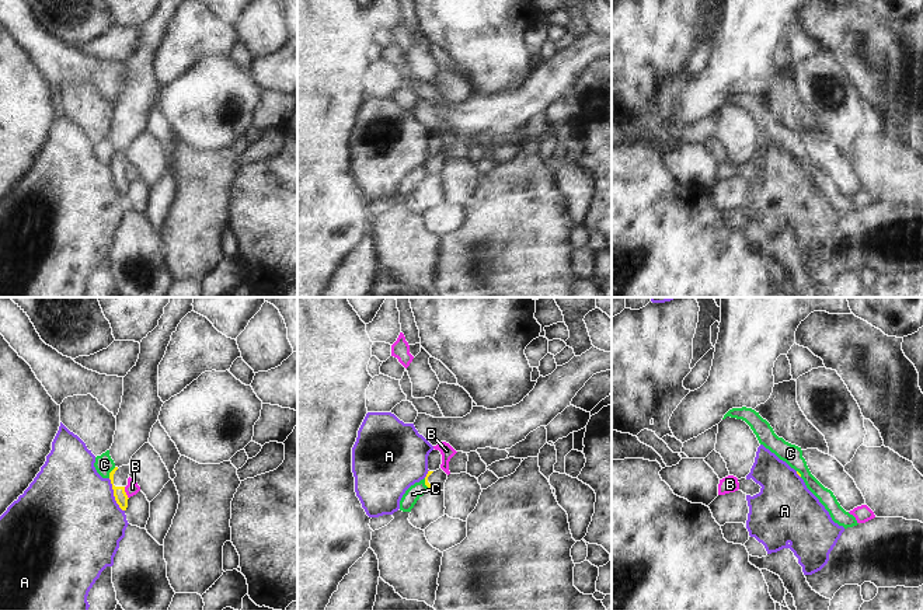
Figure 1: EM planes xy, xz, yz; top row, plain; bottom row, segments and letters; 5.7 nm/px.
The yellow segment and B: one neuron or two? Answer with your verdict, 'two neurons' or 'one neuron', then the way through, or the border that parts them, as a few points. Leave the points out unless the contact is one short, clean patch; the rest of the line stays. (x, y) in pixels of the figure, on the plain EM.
two neurons | along xy (124, 173), (128, 184)

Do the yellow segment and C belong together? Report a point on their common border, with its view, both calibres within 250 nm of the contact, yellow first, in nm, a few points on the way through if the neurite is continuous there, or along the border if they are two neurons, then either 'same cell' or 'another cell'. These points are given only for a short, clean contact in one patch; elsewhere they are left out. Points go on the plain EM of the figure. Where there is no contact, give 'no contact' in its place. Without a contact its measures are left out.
meets yellow in xy at (110, 159); 70 nm thick on the yellow side, 110 nm on the other; border along xy (115, 153), (108, 163); another cell

